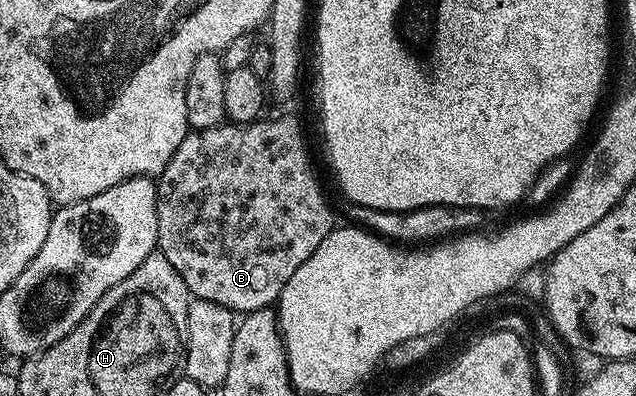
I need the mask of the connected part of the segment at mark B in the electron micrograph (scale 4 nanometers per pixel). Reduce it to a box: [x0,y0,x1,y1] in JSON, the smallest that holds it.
[155,117,337,315]

